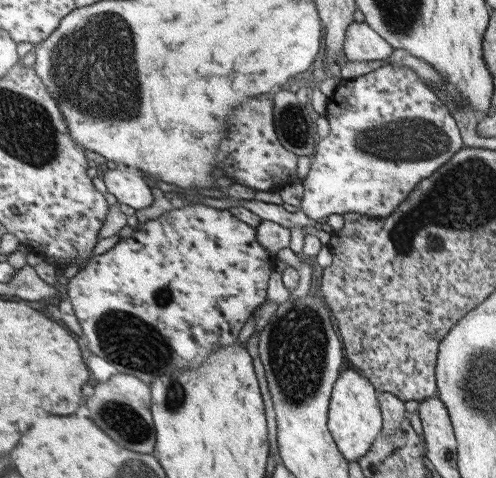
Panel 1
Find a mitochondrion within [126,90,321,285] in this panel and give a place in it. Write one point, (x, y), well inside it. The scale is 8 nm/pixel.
(296, 130)

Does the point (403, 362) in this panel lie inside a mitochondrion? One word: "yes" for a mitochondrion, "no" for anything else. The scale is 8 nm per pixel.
no

